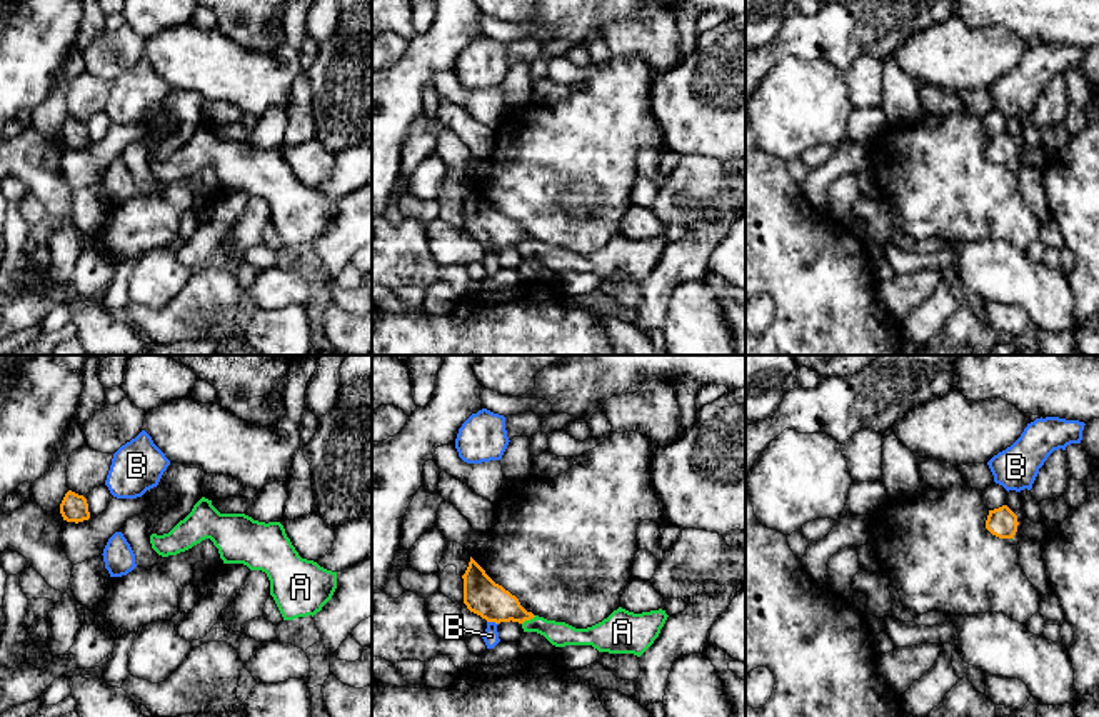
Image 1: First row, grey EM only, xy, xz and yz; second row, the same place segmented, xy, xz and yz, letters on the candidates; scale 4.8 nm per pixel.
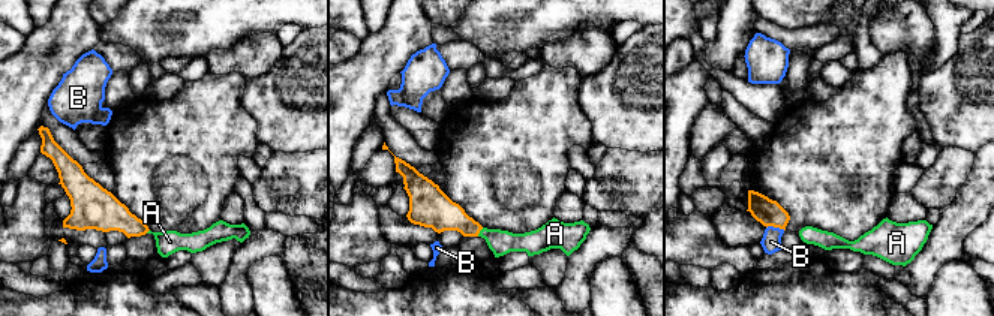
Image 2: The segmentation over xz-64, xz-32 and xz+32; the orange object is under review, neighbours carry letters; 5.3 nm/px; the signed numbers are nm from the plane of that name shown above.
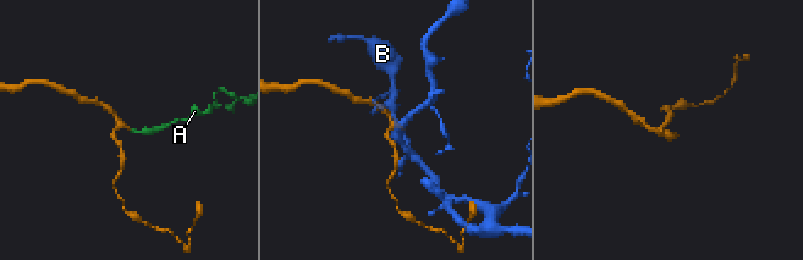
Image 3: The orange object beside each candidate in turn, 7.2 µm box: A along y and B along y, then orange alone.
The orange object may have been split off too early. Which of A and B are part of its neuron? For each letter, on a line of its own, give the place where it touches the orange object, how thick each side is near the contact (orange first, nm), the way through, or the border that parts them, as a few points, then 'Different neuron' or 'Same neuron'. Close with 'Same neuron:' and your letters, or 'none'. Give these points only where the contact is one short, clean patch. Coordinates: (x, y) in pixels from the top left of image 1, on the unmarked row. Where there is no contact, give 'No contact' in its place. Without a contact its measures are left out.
A: Touches orange at xz (529, 245). Thickness 180 nm (orange) against 120 nm. Path across: xz (484, 224), (529, 245), (559, 260). Same neuron
B: Touches orange at xz (492, 247). Thickness 180 nm (orange) against 80 nm. Different neuron
Same neuron: A

